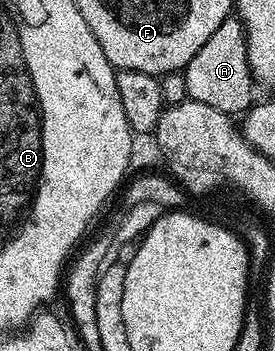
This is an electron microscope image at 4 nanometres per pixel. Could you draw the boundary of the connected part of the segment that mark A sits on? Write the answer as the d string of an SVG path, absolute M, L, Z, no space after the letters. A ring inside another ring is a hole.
M232 16L224 20L221 28L217 28L217 32L213 32L213 36L205 40L201 52L197 52L193 60L189 60L186 70L182 73L190 101L209 104L209 108L217 108L217 112L232 116L246 115L256 101L257 83L251 76L247 37L243 23L238 17Z

